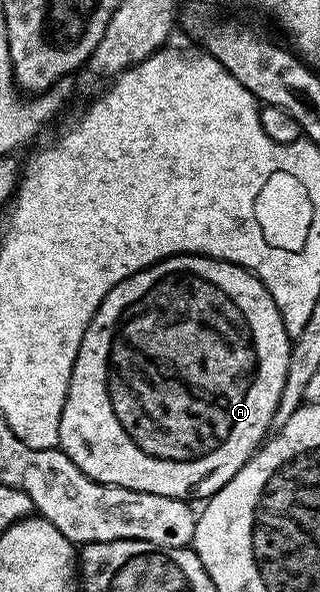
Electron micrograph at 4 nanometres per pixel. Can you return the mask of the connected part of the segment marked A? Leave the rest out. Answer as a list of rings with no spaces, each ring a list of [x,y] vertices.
[[[171,256],[169,259],[157,262],[153,266],[142,268],[137,274],[117,282],[117,286],[113,286],[113,290],[109,290],[109,294],[105,294],[97,314],[89,322],[89,326],[85,330],[85,338],[81,338],[81,346],[77,350],[77,358],[73,362],[73,374],[69,378],[69,390],[65,398],[65,406],[61,410],[59,448],[87,477],[91,480],[96,480],[99,484],[111,484],[115,488],[128,488],[129,490],[144,492],[145,494],[161,494],[165,498],[177,498],[188,502],[196,502],[195,500],[199,500],[198,502],[206,501],[213,494],[217,494],[217,490],[225,487],[233,478],[233,474],[237,474],[237,470],[241,470],[241,466],[245,466],[245,462],[249,462],[249,458],[255,455],[264,443],[265,437],[271,428],[271,419],[281,398],[281,388],[285,386],[285,370],[289,370],[289,354],[291,353],[292,343],[292,337],[287,335],[287,327],[283,325],[279,308],[273,302],[269,290],[248,268],[242,268],[240,264],[230,264],[224,260],[214,260],[208,256]]]

